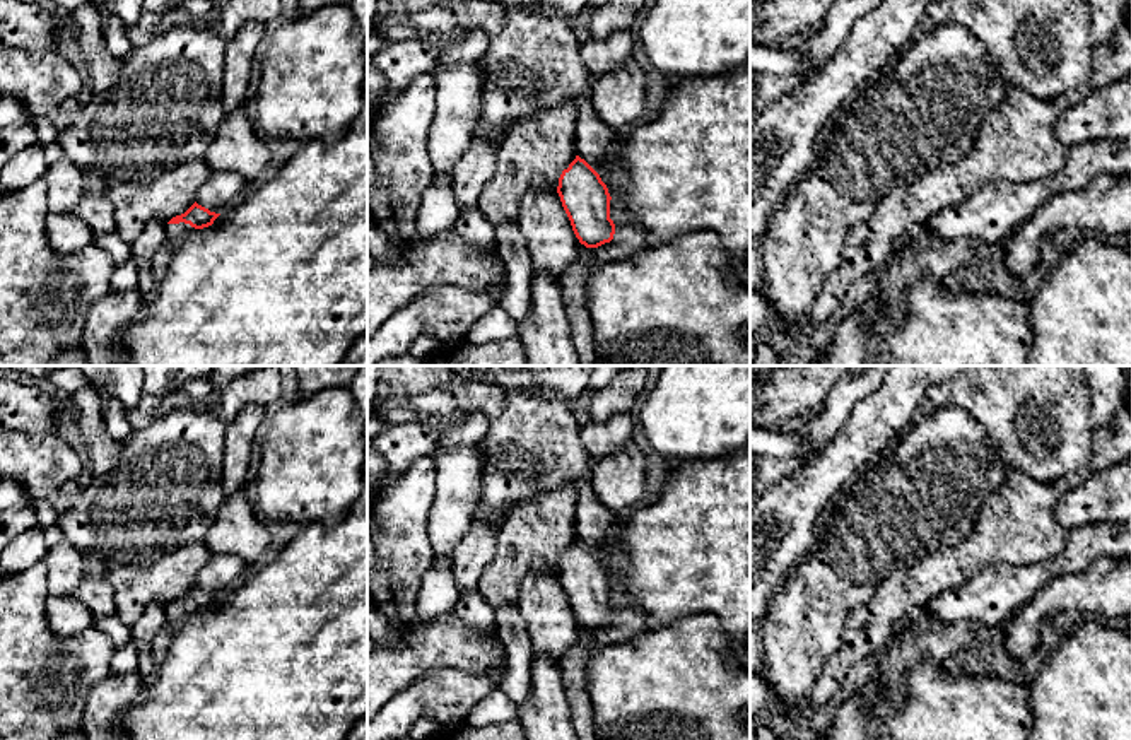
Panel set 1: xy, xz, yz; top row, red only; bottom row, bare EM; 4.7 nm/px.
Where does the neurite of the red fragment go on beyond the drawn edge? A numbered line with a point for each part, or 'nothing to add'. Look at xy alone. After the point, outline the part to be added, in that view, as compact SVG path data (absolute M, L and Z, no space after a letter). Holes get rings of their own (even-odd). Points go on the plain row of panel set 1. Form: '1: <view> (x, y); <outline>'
1: xy (175, 614); M179 605L179 607L166 607L166 615L167 620L171 624L174 624L176 627L188 620L191 615L195 614L195 610L191 610L190 607Z

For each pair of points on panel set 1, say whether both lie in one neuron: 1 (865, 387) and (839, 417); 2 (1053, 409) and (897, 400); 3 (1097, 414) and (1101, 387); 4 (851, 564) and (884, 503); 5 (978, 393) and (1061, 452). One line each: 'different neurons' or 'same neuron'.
1: same neuron
2: different neurons
3: same neuron
4: same neuron
5: same neuron

